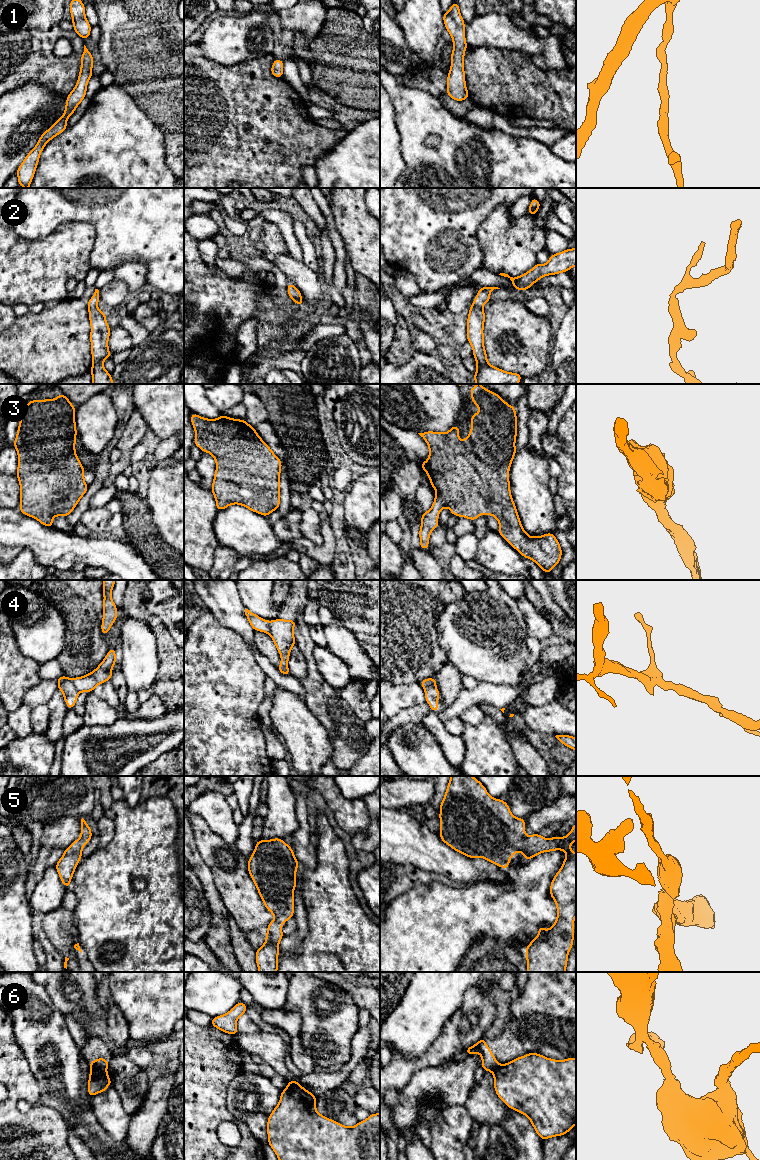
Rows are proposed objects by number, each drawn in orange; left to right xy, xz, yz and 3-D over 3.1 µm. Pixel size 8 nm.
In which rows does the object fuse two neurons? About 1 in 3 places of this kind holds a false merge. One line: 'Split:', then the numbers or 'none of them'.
Split: 4, 6

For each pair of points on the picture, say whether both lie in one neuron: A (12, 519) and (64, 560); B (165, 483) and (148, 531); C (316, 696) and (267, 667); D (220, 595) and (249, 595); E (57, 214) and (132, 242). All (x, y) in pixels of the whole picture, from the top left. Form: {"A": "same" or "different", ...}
{"A": "same", "B": "different", "C": "different", "D": "different", "E": "same"}

